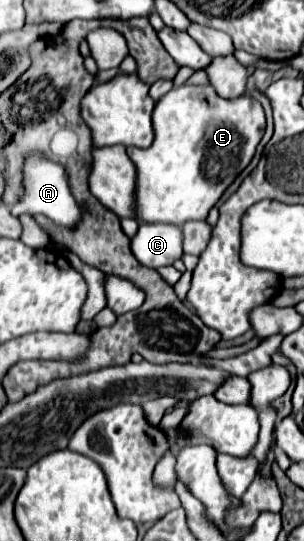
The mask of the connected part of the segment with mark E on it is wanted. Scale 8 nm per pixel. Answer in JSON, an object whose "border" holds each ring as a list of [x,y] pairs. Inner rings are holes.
{"border":[[[211,84],[207,86],[179,86],[171,88],[153,110],[153,132],[155,140],[149,148],[127,148],[127,154],[137,170],[135,182],[135,218],[147,224],[165,222],[183,226],[189,220],[205,220],[209,210],[217,204],[227,186],[247,168],[257,144],[265,134],[265,112],[263,106],[243,94],[239,98],[221,98]]]}

